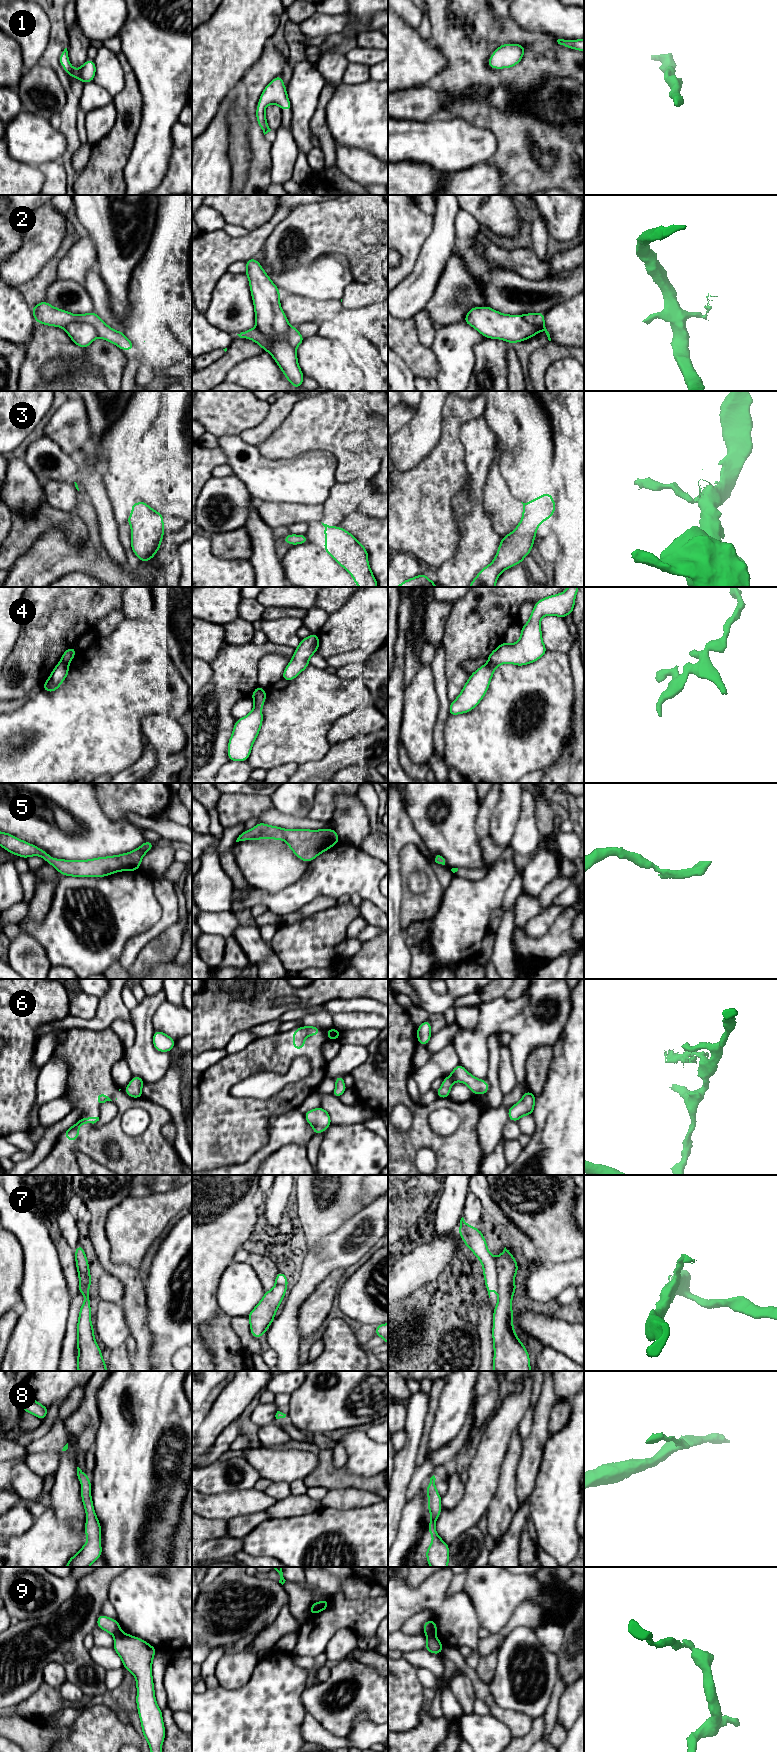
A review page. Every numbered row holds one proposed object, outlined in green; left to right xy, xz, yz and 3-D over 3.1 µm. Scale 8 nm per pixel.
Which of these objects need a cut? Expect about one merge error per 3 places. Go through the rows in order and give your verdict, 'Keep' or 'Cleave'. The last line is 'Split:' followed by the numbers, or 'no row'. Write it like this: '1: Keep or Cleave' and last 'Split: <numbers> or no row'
1: Keep
2: Cleave
3: Cleave
4: Cleave
5: Keep
6: Cleave
7: Cleave
8: Keep
9: Cleave
Split: 2, 3, 4, 6, 7, 9

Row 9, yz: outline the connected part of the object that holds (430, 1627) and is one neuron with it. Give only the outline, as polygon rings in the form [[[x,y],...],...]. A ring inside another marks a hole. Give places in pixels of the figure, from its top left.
[[[429,1619],[423,1624],[423,1631],[426,1635],[435,1635],[437,1624],[432,1619]]]

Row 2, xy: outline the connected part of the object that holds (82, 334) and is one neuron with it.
[[[72,322],[65,327],[65,331],[82,348],[87,348],[98,337],[96,329],[89,323]]]

